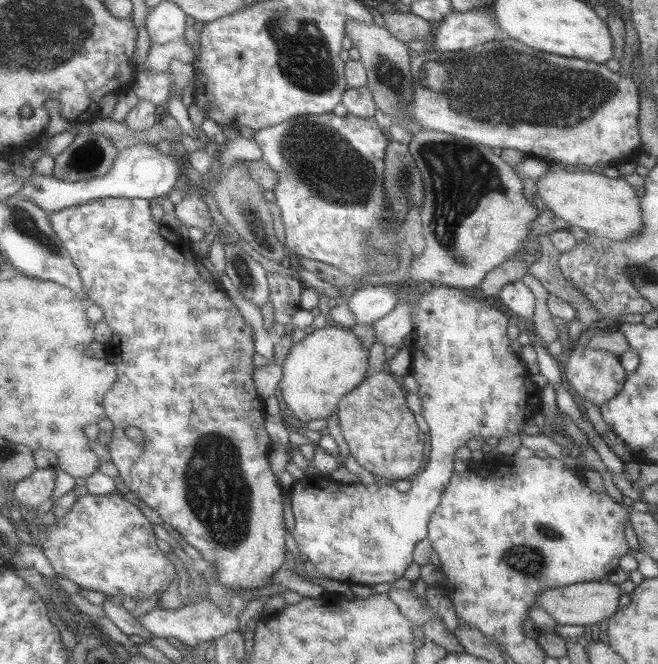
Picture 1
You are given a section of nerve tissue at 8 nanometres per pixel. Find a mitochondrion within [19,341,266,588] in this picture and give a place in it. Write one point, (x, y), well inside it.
(218, 492)

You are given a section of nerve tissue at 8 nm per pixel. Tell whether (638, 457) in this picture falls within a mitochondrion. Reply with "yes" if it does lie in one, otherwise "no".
no

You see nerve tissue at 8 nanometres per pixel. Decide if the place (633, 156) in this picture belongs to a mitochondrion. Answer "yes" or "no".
no

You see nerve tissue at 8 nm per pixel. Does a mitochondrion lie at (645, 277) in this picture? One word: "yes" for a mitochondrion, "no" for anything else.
yes

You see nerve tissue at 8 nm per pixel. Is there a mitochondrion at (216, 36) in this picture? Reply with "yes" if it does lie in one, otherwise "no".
no

